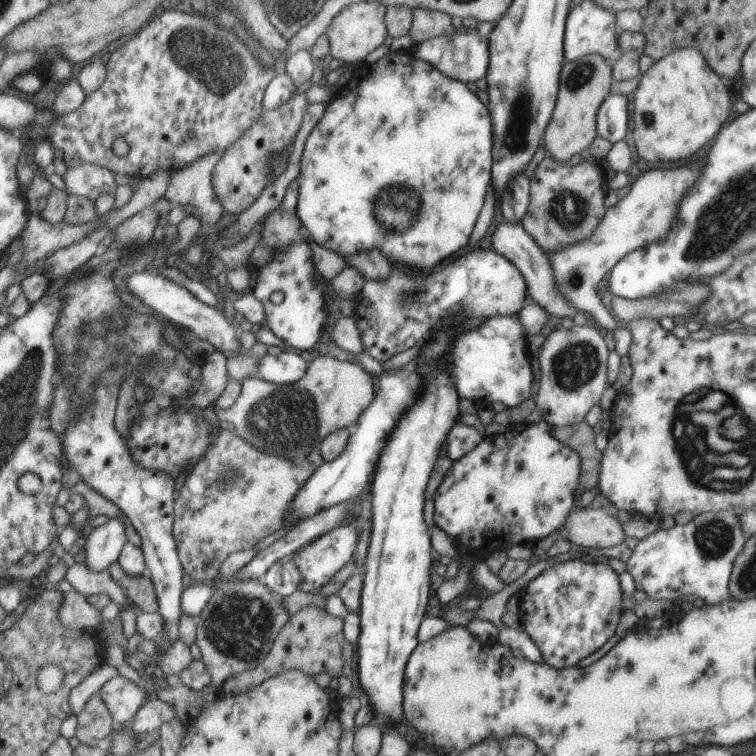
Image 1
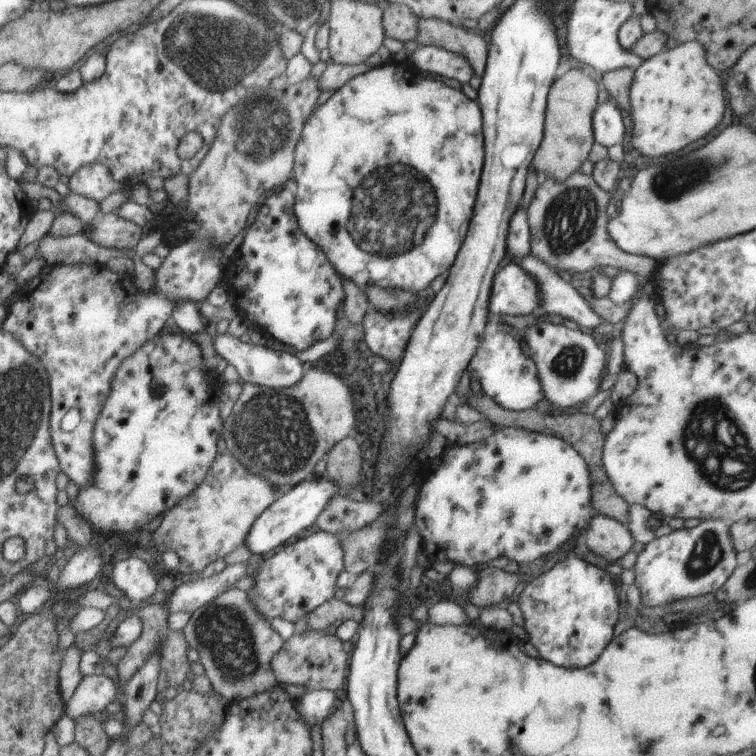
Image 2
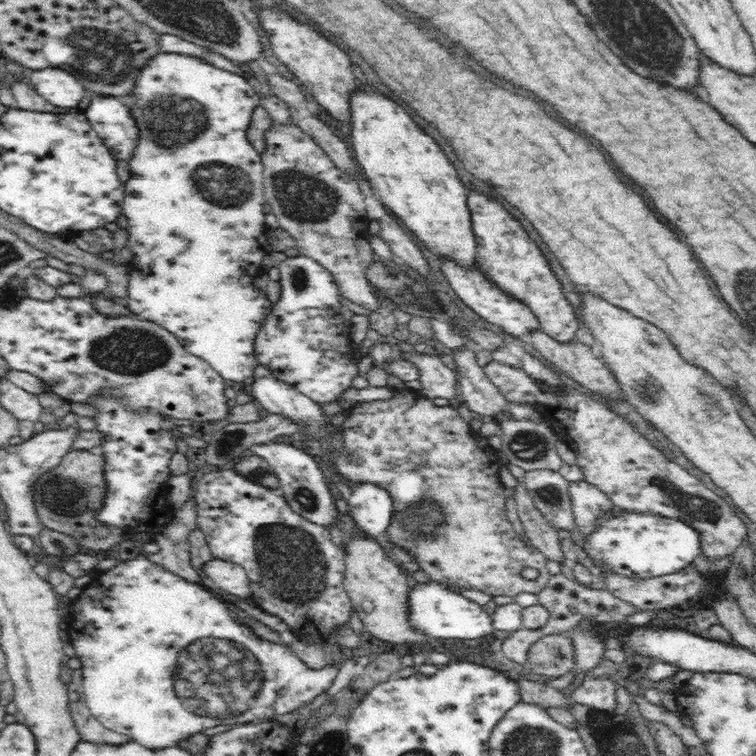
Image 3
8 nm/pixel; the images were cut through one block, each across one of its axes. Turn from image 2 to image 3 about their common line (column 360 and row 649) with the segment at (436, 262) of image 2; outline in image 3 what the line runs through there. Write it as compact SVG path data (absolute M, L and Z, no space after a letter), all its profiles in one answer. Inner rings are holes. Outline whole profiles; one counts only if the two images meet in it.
M138 530L132 536L132 542L142 548L138 558L118 562L118 566L114 566L112 570L98 572L94 580L78 592L78 600L68 604L70 622L66 632L70 644L74 644L76 658L82 662L82 688L86 706L102 726L116 732L120 730L122 734L130 736L132 742L138 742L150 750L168 746L178 748L180 742L194 734L202 734L206 728L214 728L226 722L260 722L264 718L292 714L304 704L310 704L322 692L328 692L334 678L338 676L338 670L334 670L334 666L310 670L286 646L272 644L252 634L252 630L242 624L238 614L228 610L226 604L218 600L212 592L172 574L168 568L150 562L144 554L144 546L148 542L154 542L154 538L156 536L148 534L146 530Z

